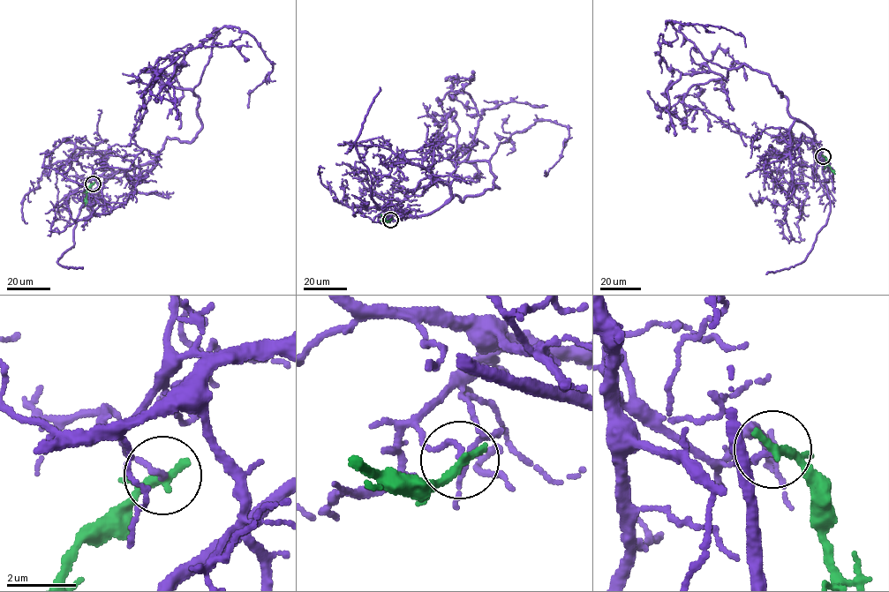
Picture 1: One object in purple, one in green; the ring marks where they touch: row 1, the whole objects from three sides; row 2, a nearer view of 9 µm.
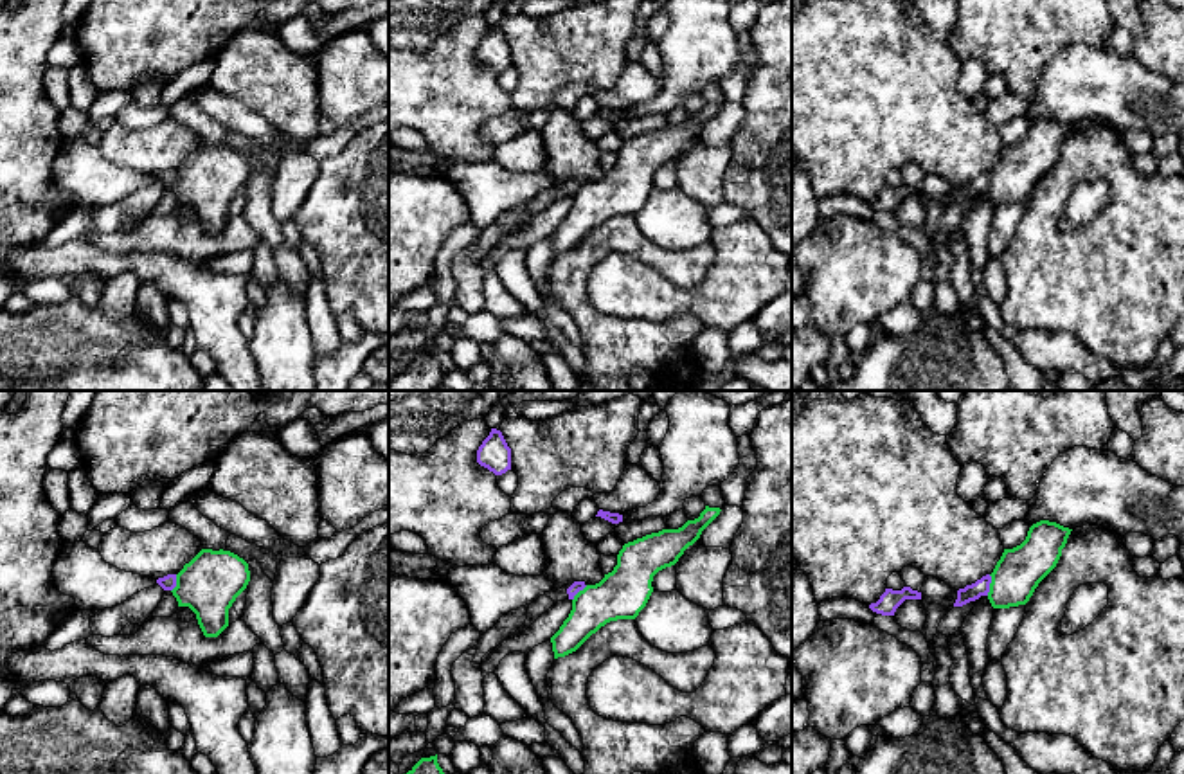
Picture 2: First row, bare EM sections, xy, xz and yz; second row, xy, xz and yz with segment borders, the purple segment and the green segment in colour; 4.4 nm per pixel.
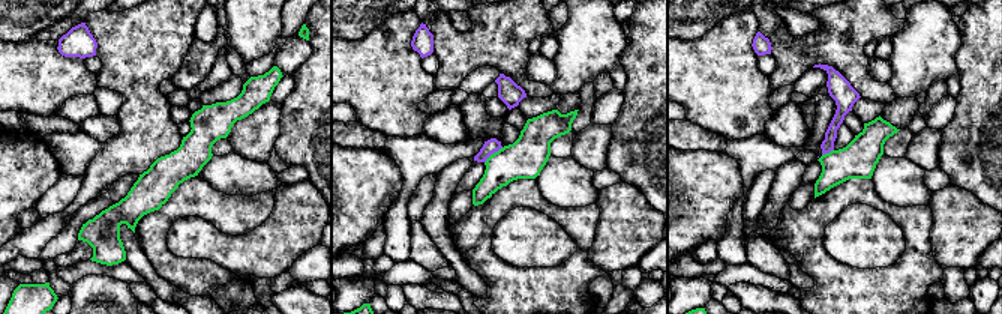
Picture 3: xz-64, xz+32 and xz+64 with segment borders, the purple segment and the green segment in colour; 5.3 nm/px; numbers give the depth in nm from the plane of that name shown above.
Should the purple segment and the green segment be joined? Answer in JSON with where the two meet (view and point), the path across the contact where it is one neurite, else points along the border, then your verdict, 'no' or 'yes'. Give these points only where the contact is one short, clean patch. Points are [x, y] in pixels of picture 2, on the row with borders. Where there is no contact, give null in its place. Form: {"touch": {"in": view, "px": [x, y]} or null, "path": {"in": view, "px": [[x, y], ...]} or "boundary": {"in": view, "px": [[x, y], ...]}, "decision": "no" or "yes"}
{"touch": {"in": "yz", "px": [988, 585]}, "boundary": {"in": "yz", "px": [[990, 575], [990, 591], [986, 594]]}, "decision": "no"}

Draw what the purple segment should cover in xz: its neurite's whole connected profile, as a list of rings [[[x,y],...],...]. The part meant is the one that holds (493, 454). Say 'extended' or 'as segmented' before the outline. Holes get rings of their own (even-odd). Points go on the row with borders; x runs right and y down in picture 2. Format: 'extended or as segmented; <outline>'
as segmented; [[[491,428],[489,436],[477,450],[477,463],[495,475],[502,475],[511,470],[511,448],[500,430]]]

